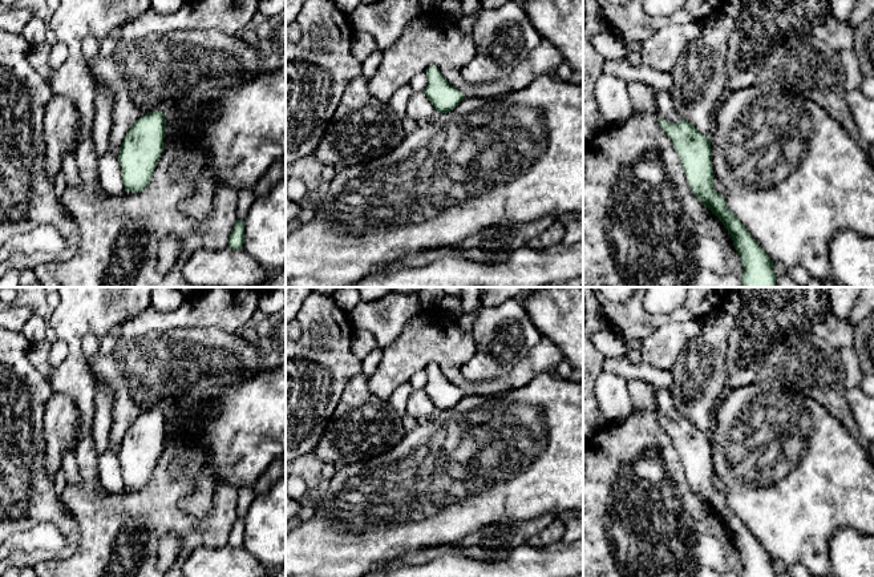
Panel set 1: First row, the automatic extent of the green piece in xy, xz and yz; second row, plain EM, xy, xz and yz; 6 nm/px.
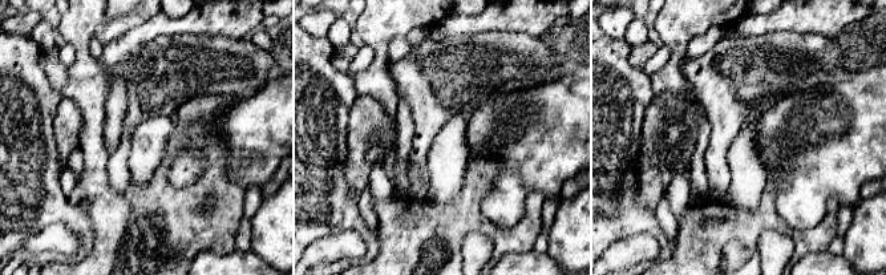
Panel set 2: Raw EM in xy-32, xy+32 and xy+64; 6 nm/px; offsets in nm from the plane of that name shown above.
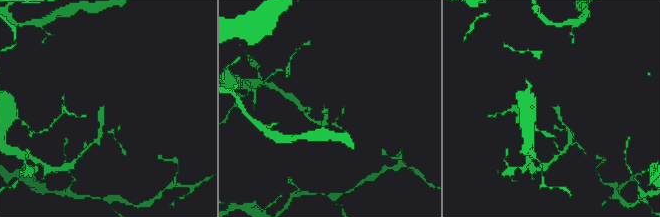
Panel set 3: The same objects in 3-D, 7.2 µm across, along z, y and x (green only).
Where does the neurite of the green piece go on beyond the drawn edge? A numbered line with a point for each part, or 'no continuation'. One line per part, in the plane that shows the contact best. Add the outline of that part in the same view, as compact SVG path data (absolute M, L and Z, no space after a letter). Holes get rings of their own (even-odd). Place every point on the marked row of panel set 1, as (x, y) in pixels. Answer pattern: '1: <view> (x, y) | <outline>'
no continuation

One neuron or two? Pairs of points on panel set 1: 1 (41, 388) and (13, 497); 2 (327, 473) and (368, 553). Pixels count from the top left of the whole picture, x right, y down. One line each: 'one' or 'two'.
1: one
2: two

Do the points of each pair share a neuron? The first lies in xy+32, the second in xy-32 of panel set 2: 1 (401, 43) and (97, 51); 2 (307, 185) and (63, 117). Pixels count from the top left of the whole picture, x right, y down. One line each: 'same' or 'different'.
1: same
2: different

